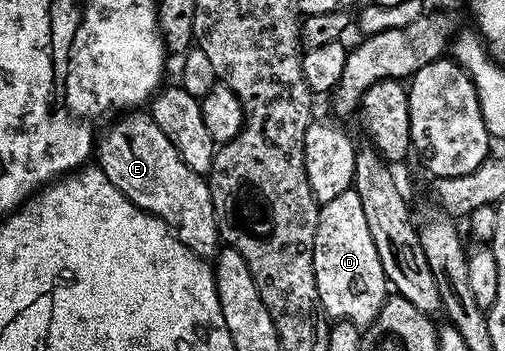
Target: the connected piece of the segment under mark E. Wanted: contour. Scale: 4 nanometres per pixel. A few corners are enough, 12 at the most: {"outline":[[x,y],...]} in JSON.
{"outline":[[147,111],[97,137],[97,167],[198,257],[221,248],[204,174]]}

